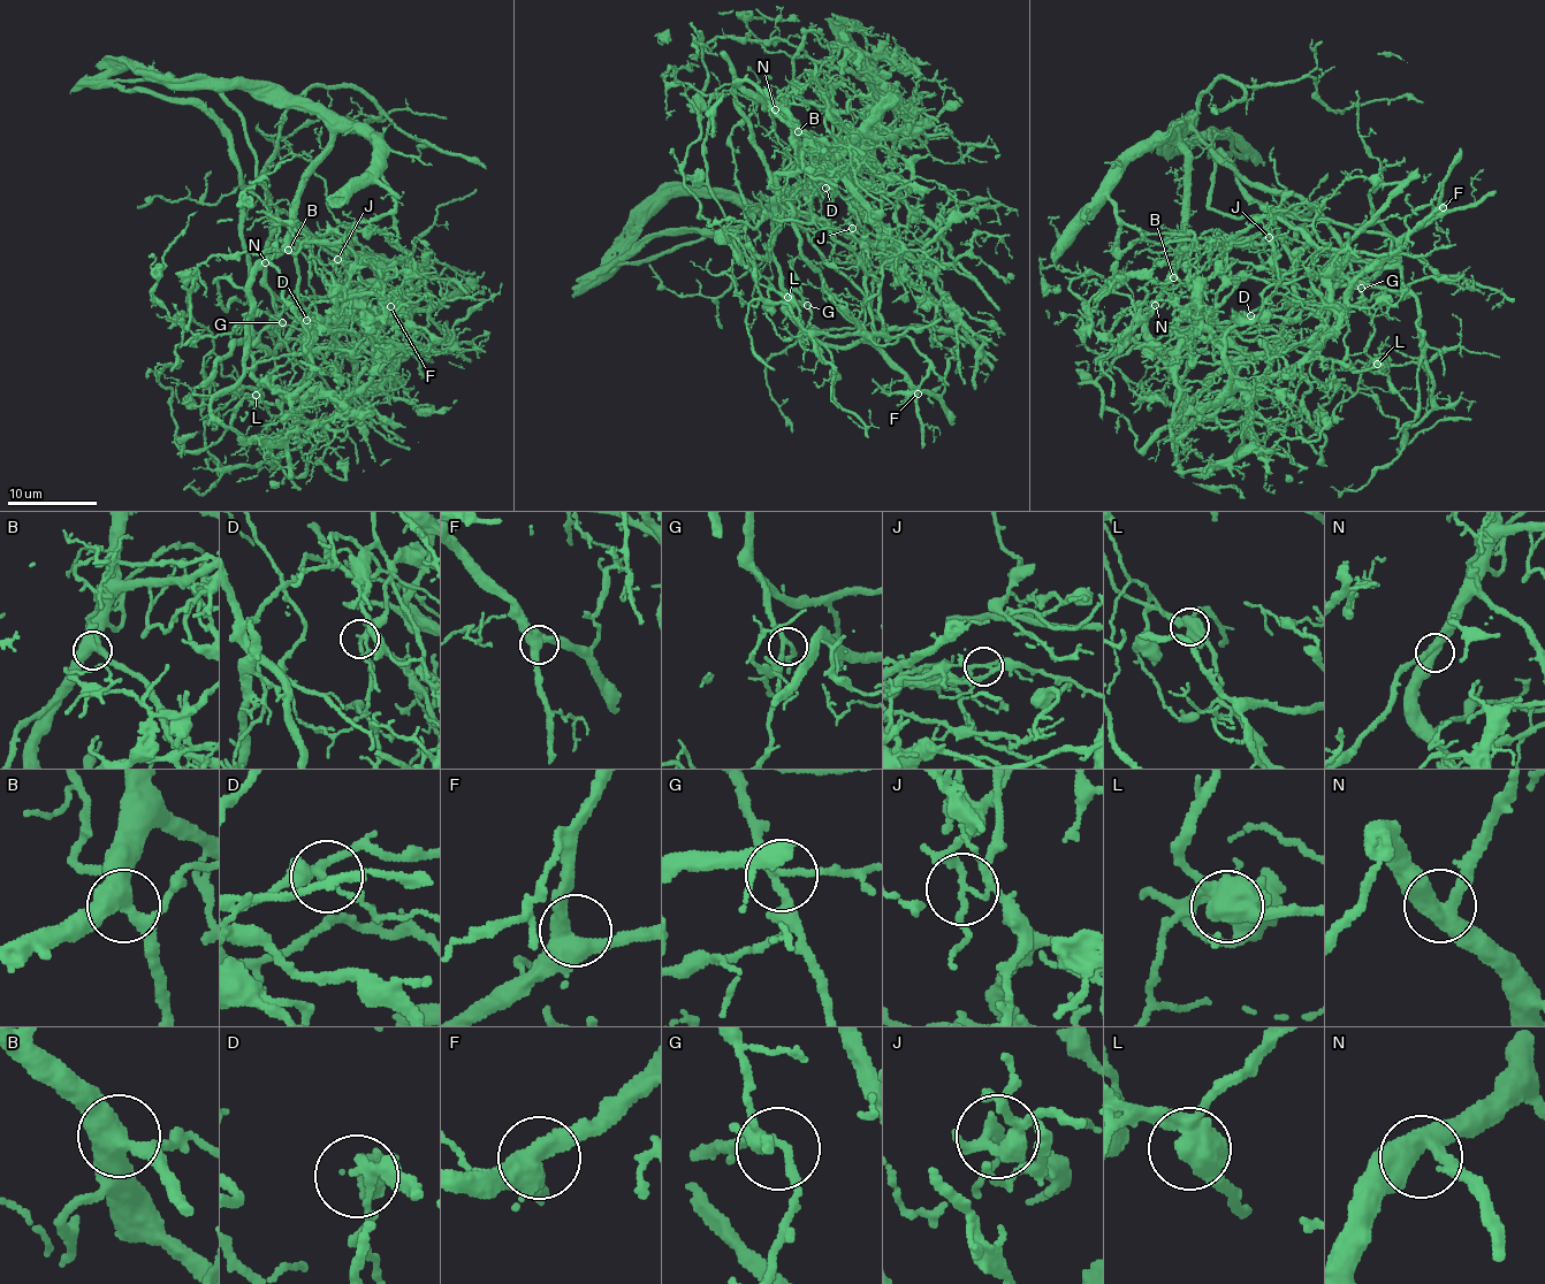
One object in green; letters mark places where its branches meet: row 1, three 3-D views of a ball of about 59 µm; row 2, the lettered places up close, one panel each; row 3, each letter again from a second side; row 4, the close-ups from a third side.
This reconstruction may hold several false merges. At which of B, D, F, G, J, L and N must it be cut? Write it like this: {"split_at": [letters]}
{"split_at": ["J", "L"]}

